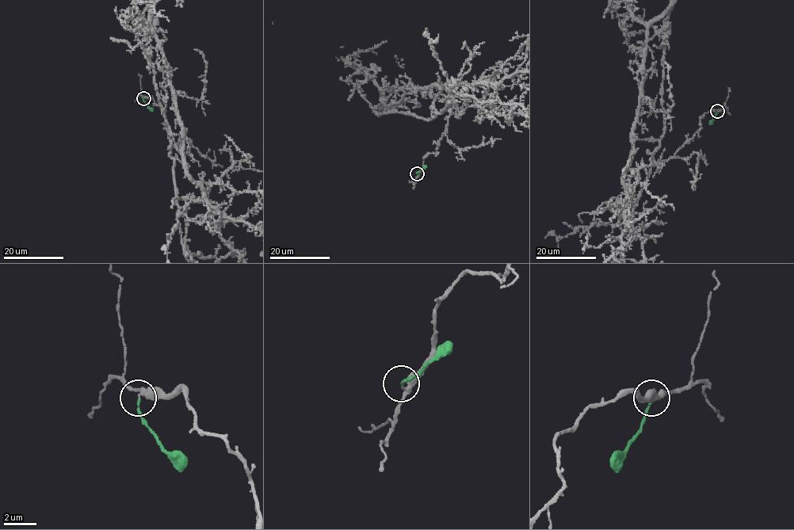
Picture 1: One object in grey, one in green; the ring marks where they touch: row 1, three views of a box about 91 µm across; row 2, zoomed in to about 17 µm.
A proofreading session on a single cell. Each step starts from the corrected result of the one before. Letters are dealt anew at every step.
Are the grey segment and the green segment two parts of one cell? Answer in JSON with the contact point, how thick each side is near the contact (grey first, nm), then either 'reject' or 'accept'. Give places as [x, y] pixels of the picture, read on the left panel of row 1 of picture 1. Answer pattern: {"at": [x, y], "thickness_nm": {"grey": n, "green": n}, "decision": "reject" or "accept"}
{"at": [143, 98], "thickness_nm": {"grey": 240, "green": 140}, "decision": "reject"}

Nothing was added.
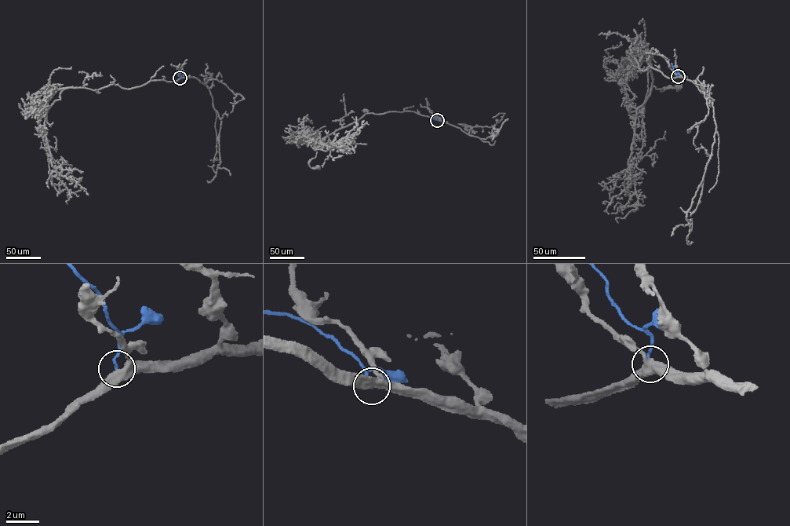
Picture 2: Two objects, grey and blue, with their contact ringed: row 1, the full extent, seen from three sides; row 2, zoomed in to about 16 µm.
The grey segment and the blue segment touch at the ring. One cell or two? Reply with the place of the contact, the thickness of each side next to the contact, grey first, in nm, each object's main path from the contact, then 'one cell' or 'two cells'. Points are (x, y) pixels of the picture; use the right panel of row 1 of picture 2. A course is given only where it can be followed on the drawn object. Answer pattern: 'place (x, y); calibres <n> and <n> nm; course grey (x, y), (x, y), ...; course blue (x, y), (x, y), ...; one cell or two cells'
place (678, 76); calibres 440 and 170 nm; course grey (678, 76), (649, 66), (640, 71), (634, 57), (649, 56), (653, 86), (678, 87); course blue (678, 76), (671, 63); two cells

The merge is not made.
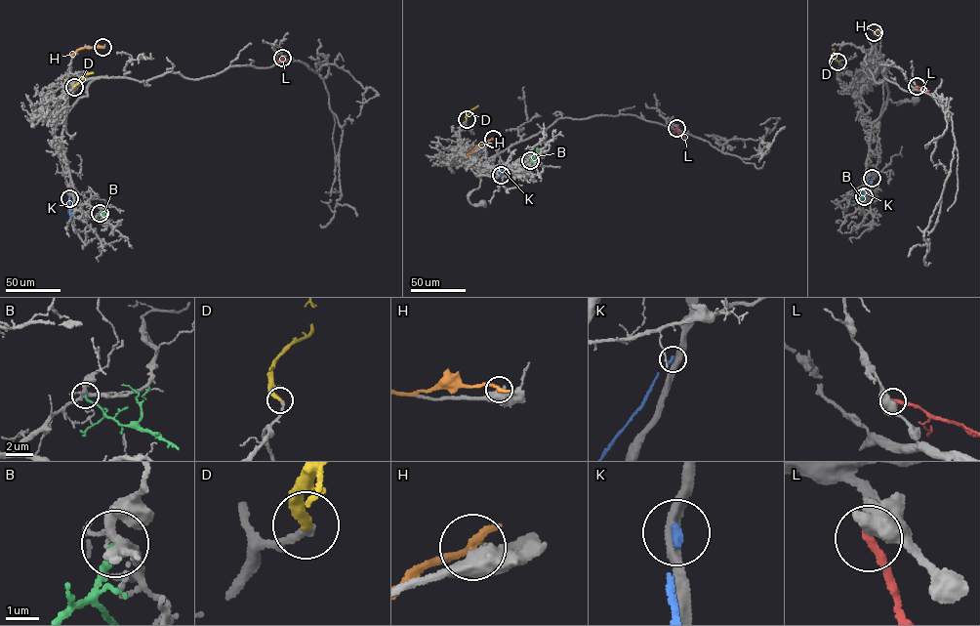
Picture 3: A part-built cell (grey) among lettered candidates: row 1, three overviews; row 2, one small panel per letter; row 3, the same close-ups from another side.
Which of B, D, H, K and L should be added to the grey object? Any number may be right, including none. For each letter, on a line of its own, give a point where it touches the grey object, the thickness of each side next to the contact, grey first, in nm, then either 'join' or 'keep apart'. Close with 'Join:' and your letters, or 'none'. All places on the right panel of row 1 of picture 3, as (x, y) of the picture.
B: meets grey at (864, 196); 300 nm thick on the grey side, 160 nm on the other; keep apart
D: meets grey at (837, 62); 200 nm thick on the grey side, 280 nm on the other; join
H: meets grey at (874, 32); 480 nm thick on the grey side, 320 nm on the other; keep apart
K: meets grey at (872, 178); 380 nm thick on the grey side, 200 nm on the other; keep apart
L: meets grey at (917, 86); 500 nm thick on the grey side, 280 nm on the other; keep apart
Join: D

